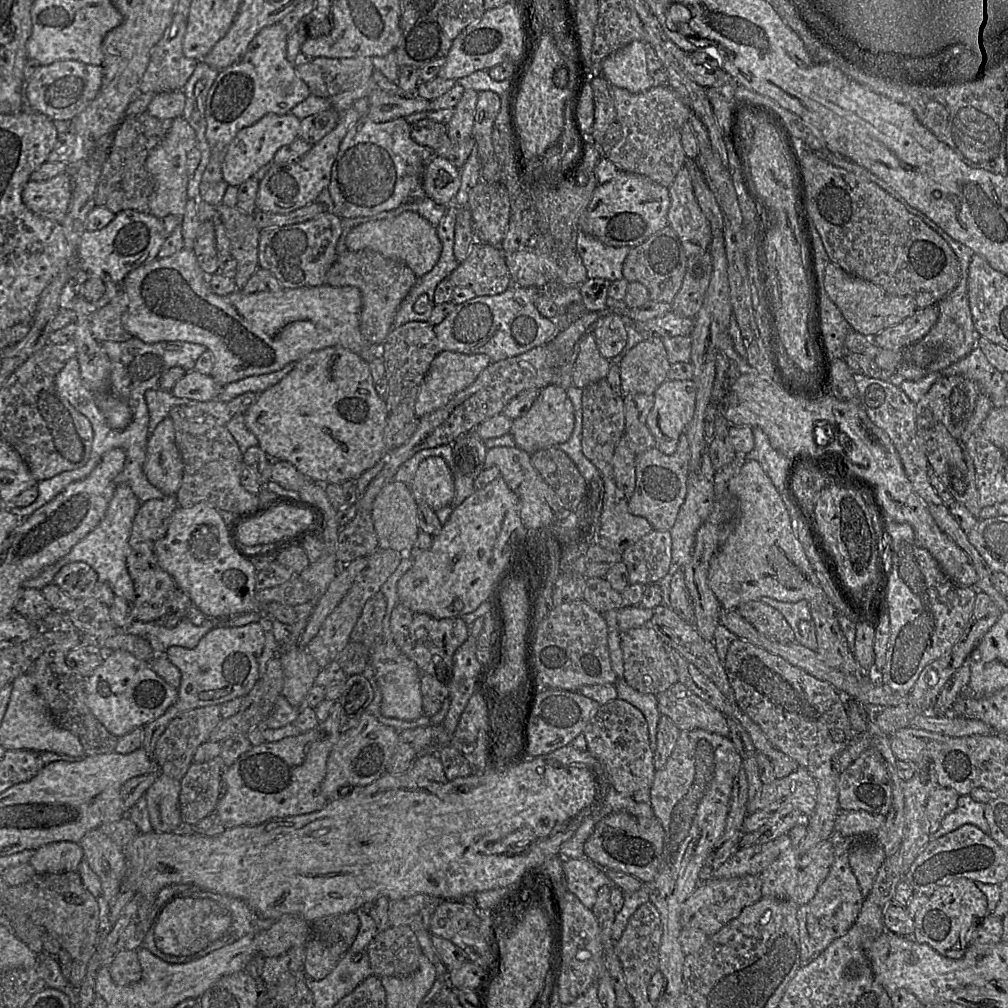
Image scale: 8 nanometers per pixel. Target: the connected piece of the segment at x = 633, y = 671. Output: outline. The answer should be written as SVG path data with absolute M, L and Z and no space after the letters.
M632 628L621 633L623 653L623 678L626 683L640 693L658 694L677 682L668 646L651 628Z

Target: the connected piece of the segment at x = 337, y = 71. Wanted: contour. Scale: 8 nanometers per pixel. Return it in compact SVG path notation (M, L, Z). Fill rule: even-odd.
M317 57L295 69L311 94L323 98L359 87L370 81L375 71L371 57Z

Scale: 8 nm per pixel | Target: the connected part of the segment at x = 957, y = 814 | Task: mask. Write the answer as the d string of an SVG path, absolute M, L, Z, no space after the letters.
M961 795L956 809L942 820L938 831L931 835L931 839L943 836L966 824L976 826L989 835L989 825L984 817L984 804L975 802L969 795Z

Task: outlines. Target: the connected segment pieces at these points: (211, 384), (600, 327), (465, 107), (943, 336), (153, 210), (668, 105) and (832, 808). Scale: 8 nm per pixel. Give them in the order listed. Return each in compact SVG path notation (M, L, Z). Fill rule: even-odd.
M190 370L185 372L170 392L178 398L207 402L217 398L221 388L211 375Z
M610 313L603 317L592 330L600 354L610 360L618 355L627 341L627 331L622 317Z
M465 89L461 99L453 108L453 116L446 124L446 134L452 142L461 142L471 136L477 99L477 91Z
M907 203L902 204L909 213L921 219L928 227L933 229L947 242L959 261L961 277L957 286L936 304L939 311L938 319L931 330L920 341L915 343L915 348L911 350L911 355L914 357L910 360L904 361L896 368L895 373L898 379L896 383L897 386L904 380L920 380L922 377L926 376L926 368L923 368L925 367L925 364L932 362L942 353L943 356L949 356L952 358L952 362L954 363L960 361L976 348L977 339L980 337L973 325L967 294L968 268L974 254L973 251L964 244L950 237L921 211ZM927 352L930 352L931 357L926 355Z
M182 117L174 118L164 140L150 151L146 159L146 169L154 180L154 191L149 198L150 214L159 219L168 215L183 216L189 199L187 186L191 178L186 165L187 154L195 147L197 147L195 130Z
M609 84L609 92L615 106L615 120L621 126L622 136L604 157L621 171L641 174L669 187L678 171L685 166L680 131L693 114L691 109L666 84L654 85L640 93L632 93Z
M737 637L729 645L723 665L738 707L759 726L774 748L805 768L816 784L816 806L813 813L804 818L806 835L797 848L799 863L806 866L819 846L832 836L840 812L839 773L833 767L833 760L855 735L846 714L844 696L829 683Z

